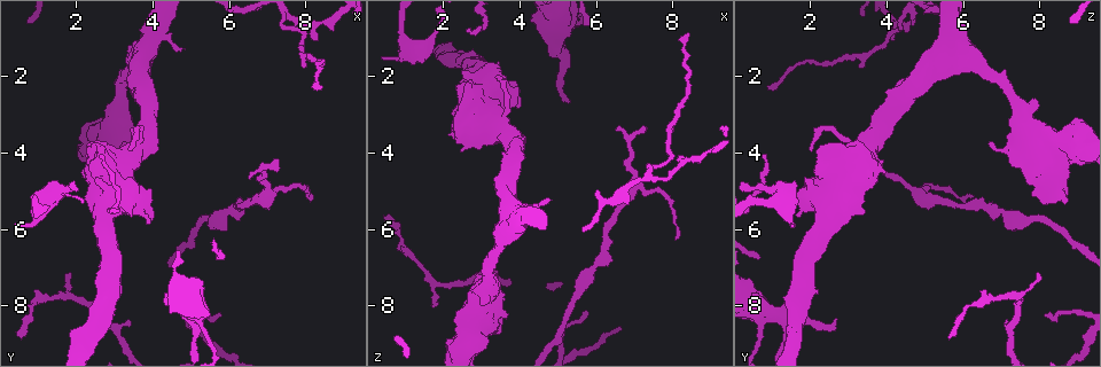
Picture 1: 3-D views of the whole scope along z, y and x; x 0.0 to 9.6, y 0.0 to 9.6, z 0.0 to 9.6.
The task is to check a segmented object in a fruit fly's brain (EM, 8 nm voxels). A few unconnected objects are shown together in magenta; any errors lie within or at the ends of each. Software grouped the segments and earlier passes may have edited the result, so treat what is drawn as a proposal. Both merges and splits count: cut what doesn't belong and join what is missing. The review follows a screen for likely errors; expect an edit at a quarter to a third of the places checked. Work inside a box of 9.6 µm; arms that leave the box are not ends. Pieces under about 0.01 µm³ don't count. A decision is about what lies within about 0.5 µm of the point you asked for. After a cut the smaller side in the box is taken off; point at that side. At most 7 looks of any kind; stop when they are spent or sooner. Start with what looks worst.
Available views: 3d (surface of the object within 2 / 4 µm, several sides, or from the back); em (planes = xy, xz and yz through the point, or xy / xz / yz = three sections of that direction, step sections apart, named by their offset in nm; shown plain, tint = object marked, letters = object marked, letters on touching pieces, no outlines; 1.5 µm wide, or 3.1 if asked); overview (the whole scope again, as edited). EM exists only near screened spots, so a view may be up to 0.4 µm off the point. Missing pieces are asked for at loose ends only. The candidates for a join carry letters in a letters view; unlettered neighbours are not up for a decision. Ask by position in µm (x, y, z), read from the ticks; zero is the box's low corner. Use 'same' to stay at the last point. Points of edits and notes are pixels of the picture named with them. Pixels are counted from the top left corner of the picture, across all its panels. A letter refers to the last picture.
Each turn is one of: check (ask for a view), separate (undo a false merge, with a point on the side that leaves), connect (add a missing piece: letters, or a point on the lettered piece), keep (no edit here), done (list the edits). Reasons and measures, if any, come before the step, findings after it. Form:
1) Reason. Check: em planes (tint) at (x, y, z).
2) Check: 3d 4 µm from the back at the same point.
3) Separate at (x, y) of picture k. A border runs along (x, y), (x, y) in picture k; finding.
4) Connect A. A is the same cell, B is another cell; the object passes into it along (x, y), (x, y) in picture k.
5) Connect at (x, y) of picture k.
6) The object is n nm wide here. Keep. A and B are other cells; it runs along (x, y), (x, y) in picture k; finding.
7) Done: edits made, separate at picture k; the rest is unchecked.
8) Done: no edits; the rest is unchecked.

Thin end. Check: em planes (letters) at (2.60, 4.05, 0.85).

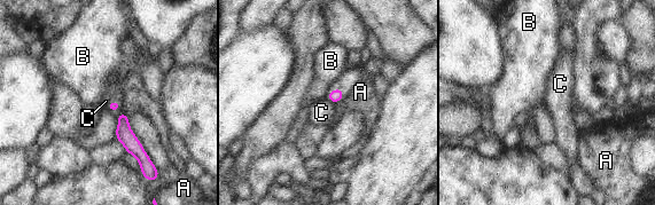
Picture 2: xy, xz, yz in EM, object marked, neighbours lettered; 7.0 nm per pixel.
Keep. A, B and C are other cells; a border runs along (111, 102), (107, 108) in picture 2; no lettered piece goes on from it.

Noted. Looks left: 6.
Closes a loop. Check: em planes (tint) at (8.30, 0.60, 4.30).

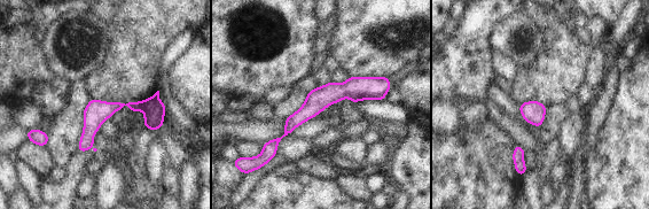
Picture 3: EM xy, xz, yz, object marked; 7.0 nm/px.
See the neighbours. Check: em planes (letters) at the same point.

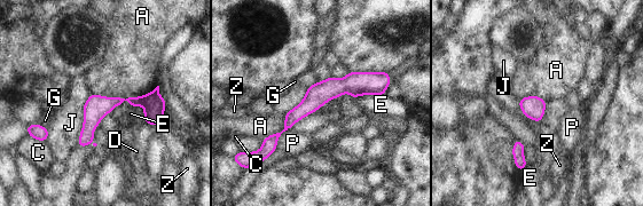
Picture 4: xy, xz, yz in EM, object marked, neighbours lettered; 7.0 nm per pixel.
Keep. A, C, D, E, G, J, P and Z are other cells; a border runs along (157, 85), (139, 96), (91, 95) in picture 4; continuous, no second neuron.

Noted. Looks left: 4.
Free end. Check: em xz step 8 (tint) at (3.30, 3.65, 6.70).

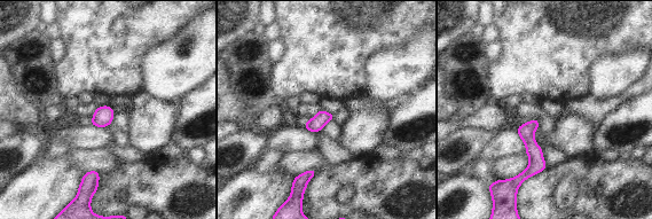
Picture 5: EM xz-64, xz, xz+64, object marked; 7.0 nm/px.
See the neighbours. Check: em xz step 8 (letters) at the same point.

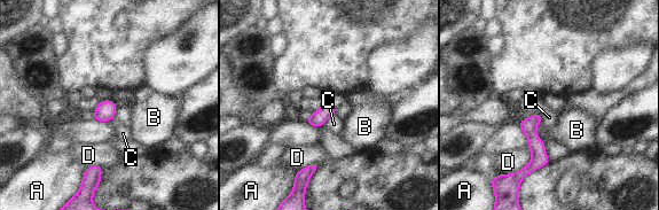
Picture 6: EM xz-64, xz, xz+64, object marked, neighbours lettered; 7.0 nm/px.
Keep. A, B, C and D are other cells; a border runs along (335, 113), (322, 125) in picture 6; none of them fits.

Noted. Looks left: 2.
Done: no edits; the rest is unchecked.

